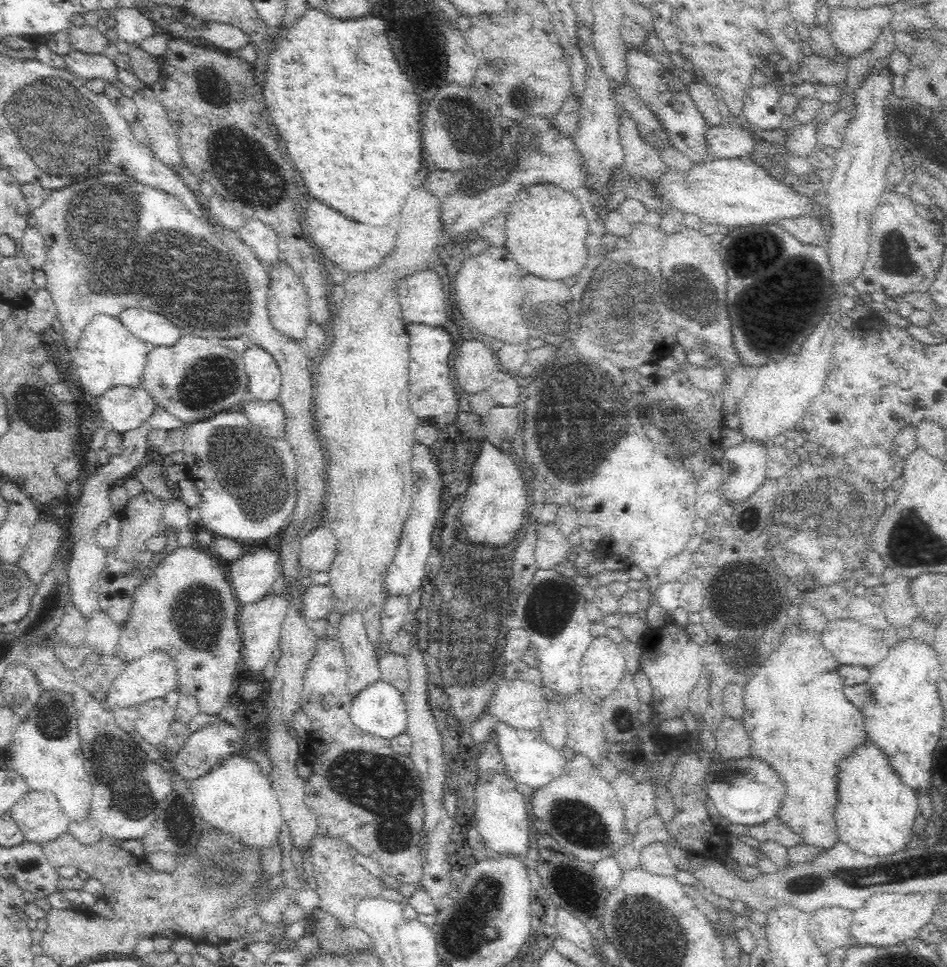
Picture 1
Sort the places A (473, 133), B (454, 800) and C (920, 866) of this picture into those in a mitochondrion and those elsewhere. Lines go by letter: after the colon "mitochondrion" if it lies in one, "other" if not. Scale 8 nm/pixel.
A: mitochondrion
B: other
C: mitochondrion

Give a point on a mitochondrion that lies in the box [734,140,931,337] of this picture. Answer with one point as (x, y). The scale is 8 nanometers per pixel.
(896, 256)

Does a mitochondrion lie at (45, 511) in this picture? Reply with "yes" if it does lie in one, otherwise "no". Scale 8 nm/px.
no

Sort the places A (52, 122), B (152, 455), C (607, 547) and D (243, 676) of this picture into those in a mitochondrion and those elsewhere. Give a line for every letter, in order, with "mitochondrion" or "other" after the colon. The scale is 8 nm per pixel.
A: mitochondrion
B: other
C: other
D: other

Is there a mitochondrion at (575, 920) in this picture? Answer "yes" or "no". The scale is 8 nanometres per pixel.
no

